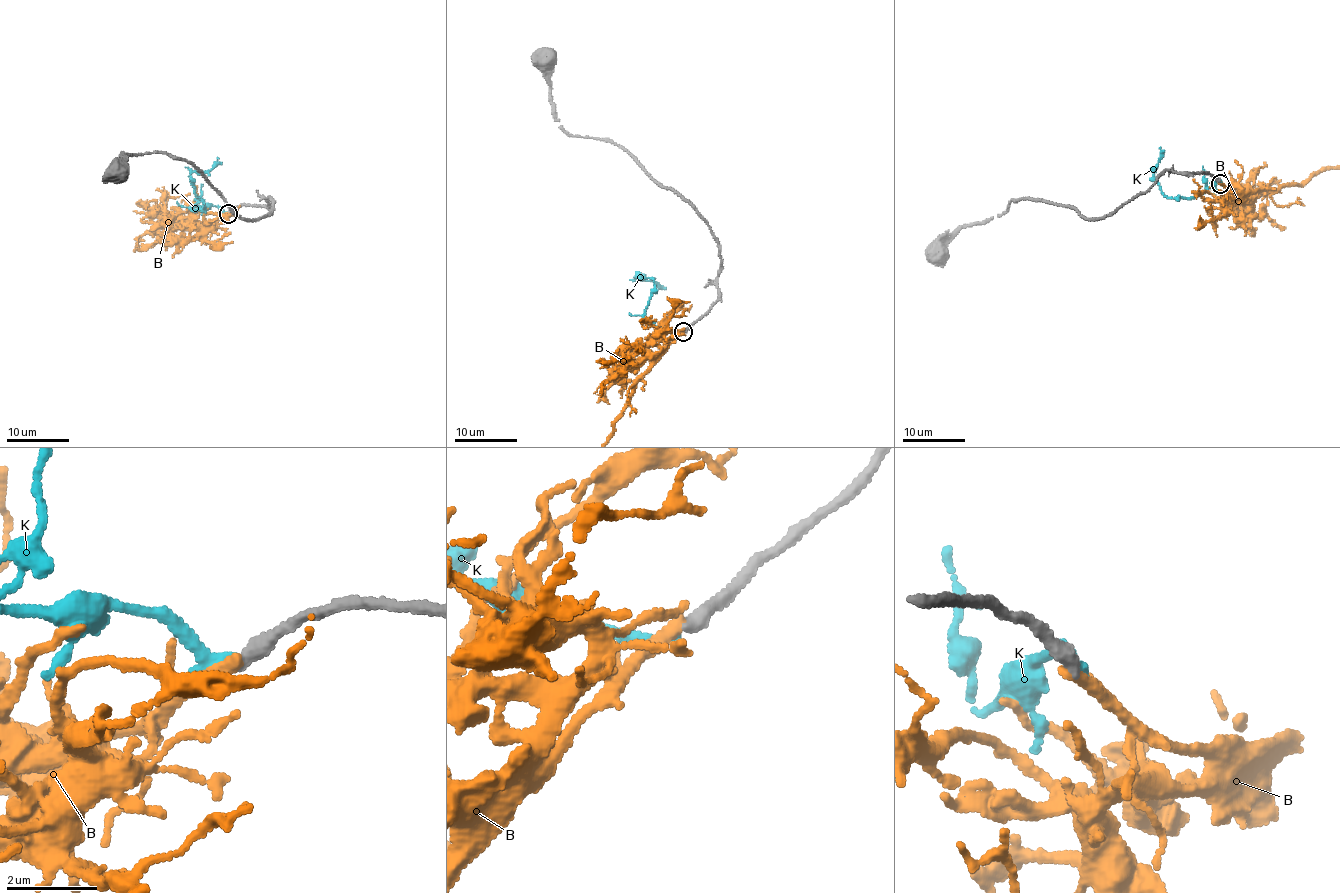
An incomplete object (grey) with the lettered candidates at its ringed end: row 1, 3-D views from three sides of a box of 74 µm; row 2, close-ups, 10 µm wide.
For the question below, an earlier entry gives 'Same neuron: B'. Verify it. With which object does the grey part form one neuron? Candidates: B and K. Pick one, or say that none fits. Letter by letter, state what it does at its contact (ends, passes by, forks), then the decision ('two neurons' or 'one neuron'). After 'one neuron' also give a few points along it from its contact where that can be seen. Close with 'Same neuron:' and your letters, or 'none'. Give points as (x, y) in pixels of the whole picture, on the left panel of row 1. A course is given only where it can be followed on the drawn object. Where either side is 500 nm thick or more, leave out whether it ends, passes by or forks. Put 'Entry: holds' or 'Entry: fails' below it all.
B: it ends | one neuron
K: it ends | two neurons
Same neuron: B
Entry: holds

